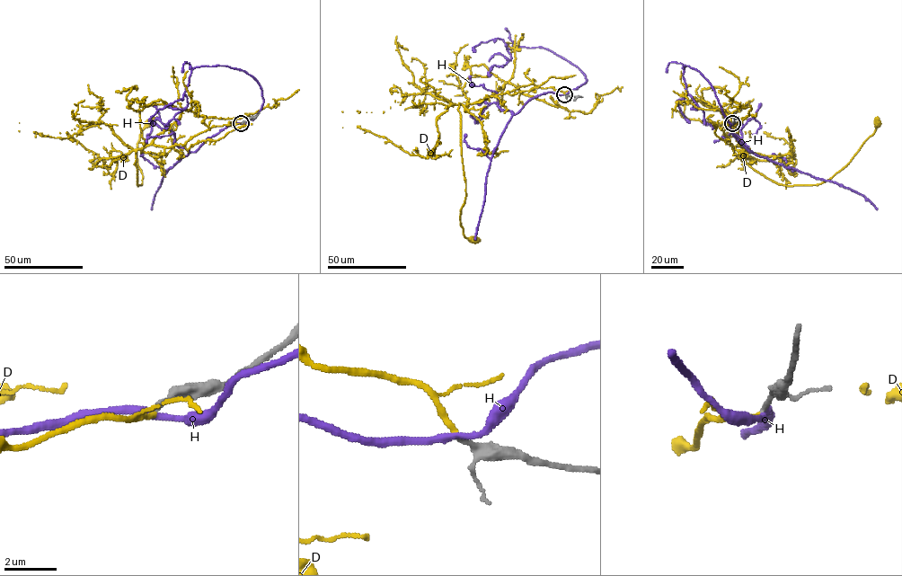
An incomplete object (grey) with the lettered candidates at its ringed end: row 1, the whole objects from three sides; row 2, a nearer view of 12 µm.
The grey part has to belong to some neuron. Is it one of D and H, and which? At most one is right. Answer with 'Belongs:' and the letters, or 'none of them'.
Belongs: D

